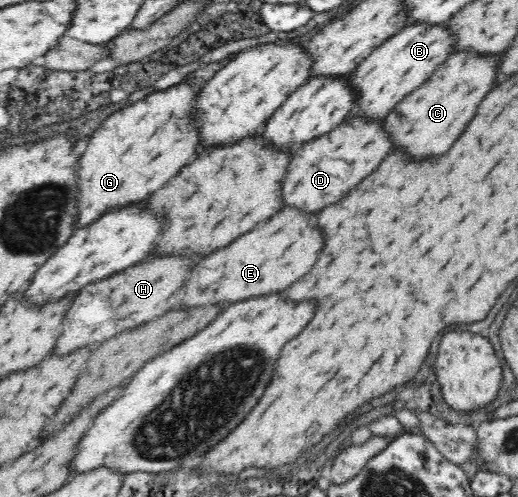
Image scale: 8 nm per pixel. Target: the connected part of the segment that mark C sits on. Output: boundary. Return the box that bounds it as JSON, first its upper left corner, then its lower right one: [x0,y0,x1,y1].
[384,50,500,159]

